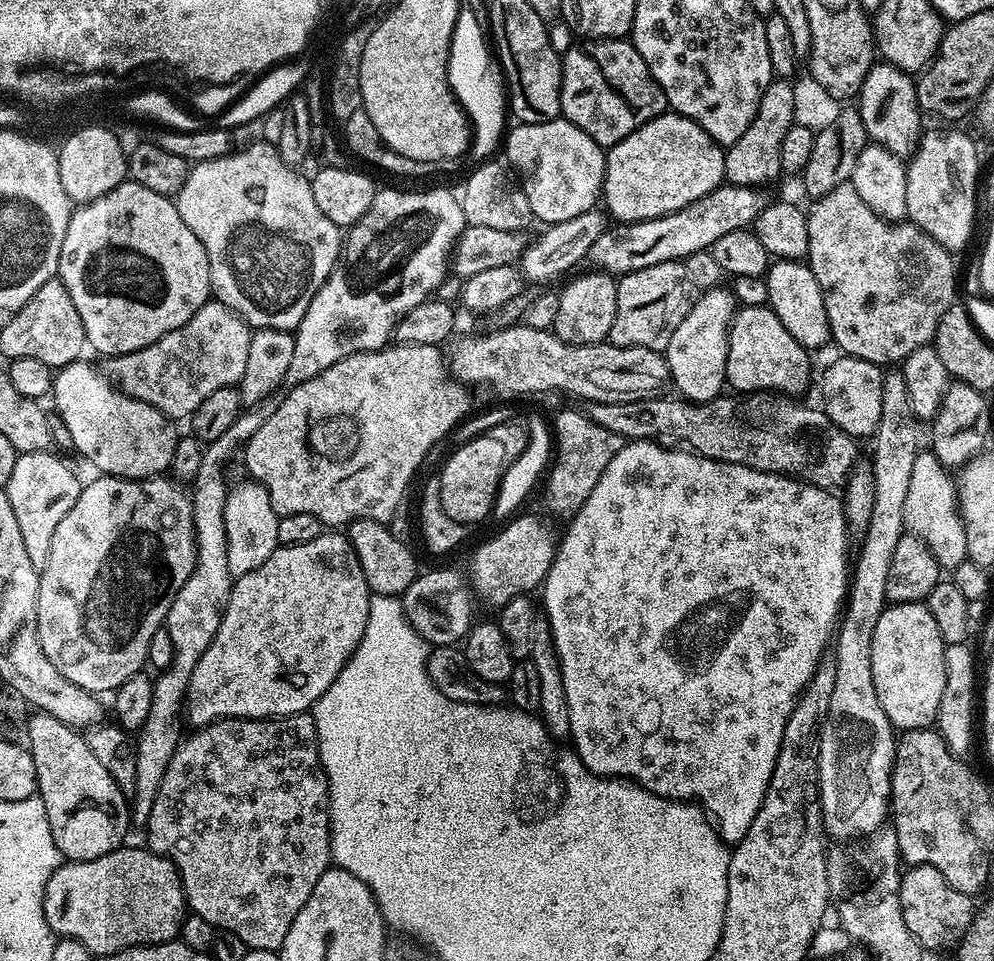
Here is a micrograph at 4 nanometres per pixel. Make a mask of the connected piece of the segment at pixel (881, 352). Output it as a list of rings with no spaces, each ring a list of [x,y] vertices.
[[[851,182],[839,184],[837,188],[830,190],[825,196],[819,197],[815,201],[816,204],[812,209],[807,209],[808,218],[808,255],[806,263],[812,269],[814,278],[818,278],[820,289],[824,295],[826,302],[826,314],[830,322],[830,330],[832,331],[831,339],[836,340],[836,344],[841,353],[846,356],[853,356],[858,359],[865,359],[866,362],[874,363],[879,366],[888,366],[891,360],[896,362],[903,361],[913,350],[918,347],[927,345],[929,341],[936,335],[936,324],[942,318],[942,314],[946,314],[946,310],[951,308],[956,296],[956,264],[953,253],[947,248],[943,248],[933,236],[927,236],[922,229],[916,227],[911,222],[893,222],[884,220],[874,210],[870,210],[862,198],[858,196],[858,192]]]

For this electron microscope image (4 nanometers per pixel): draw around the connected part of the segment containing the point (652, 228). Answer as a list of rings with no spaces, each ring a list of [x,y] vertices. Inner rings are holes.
[[[725,182],[677,212],[633,224],[617,223],[612,226],[616,228],[597,231],[588,246],[586,260],[592,263],[589,265],[593,269],[609,274],[642,270],[667,260],[683,261],[685,256],[695,252],[709,251],[718,238],[723,238],[733,230],[751,229],[758,214],[762,214],[762,210],[770,203],[770,196],[764,192],[767,191],[759,187],[747,188]]]

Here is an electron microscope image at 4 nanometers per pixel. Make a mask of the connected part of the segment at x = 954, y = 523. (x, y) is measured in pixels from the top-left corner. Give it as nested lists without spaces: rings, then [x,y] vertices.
[[[931,450],[916,453],[910,469],[910,482],[906,486],[906,500],[902,502],[905,529],[917,536],[934,554],[941,569],[951,570],[968,559],[968,539],[964,517],[960,514],[958,488],[946,465]]]

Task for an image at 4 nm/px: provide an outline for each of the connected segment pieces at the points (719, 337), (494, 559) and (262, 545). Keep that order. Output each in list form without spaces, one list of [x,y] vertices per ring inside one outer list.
[[[715,286],[701,291],[693,299],[686,318],[678,322],[678,330],[670,334],[666,349],[668,375],[671,383],[676,383],[676,388],[680,391],[677,393],[689,402],[713,400],[721,395],[725,387],[728,328],[734,315],[732,304],[734,305],[734,296],[727,287]]]
[[[519,516],[509,519],[509,524],[497,536],[490,537],[472,556],[471,591],[493,606],[510,602],[515,596],[532,594],[535,588],[537,591],[552,565],[554,540],[552,544],[551,536],[534,517]]]
[[[245,479],[245,484],[233,483],[228,489],[228,497],[224,506],[226,522],[226,562],[230,562],[230,574],[233,578],[250,574],[250,570],[258,570],[276,548],[278,542],[278,522],[274,506],[270,506],[270,494],[255,480]]]

